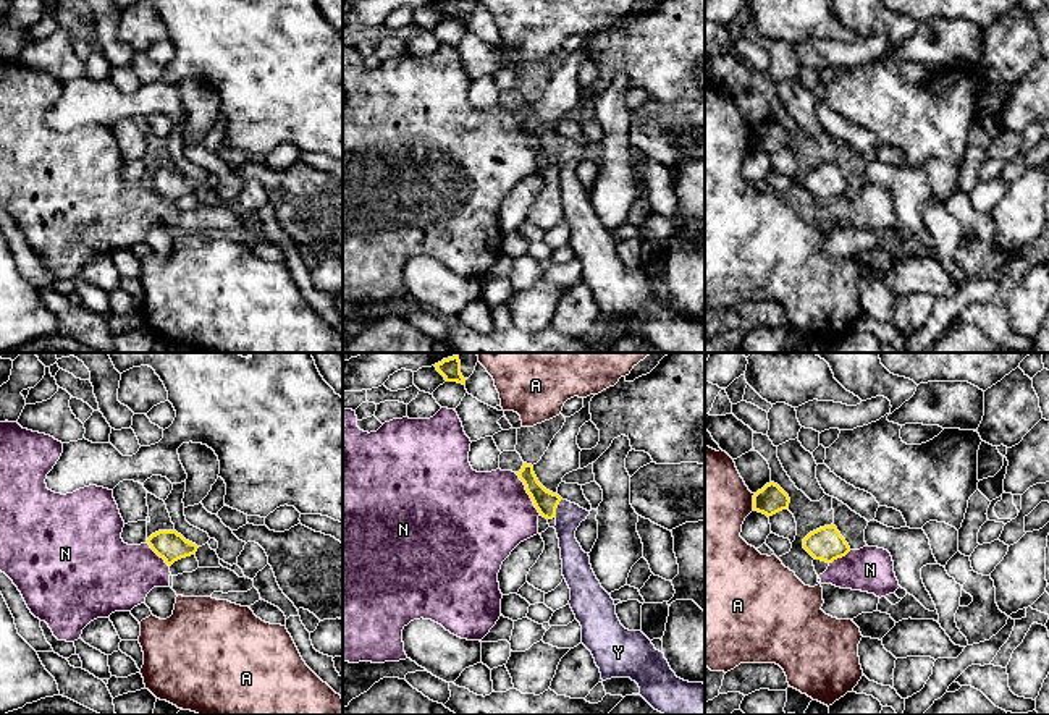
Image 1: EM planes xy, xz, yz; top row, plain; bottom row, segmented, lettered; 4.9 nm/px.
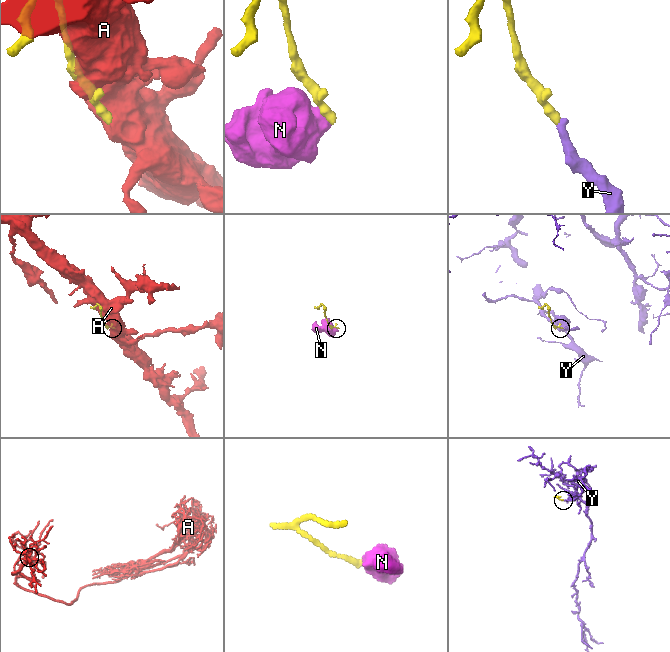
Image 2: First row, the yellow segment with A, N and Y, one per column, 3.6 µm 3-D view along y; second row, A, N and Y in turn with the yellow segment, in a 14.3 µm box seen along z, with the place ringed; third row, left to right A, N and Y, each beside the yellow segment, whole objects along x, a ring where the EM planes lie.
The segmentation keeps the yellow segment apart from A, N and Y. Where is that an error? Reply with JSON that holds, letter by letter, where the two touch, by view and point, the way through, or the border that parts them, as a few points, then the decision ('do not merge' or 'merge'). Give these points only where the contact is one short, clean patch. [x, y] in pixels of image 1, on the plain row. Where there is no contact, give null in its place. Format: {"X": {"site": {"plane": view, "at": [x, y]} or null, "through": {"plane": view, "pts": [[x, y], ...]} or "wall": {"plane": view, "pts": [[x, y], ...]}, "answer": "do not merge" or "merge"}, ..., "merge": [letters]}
{"A": {"site": {"plane": "yz", "at": [754, 139]}, "answer": "do not merge"}, "N": {"site": {"plane": "xz", "at": [527, 130]}, "wall": {"plane": "xz", "pts": [[514, 110], [540, 151]]}, "answer": "do not merge"}, "Y": {"site": {"plane": "xz", "at": [556, 144]}, "through": {"plane": "xz", "pts": [[547, 139], [556, 144], [569, 152]]}, "answer": "merge"}, "merge": ["Y"]}

